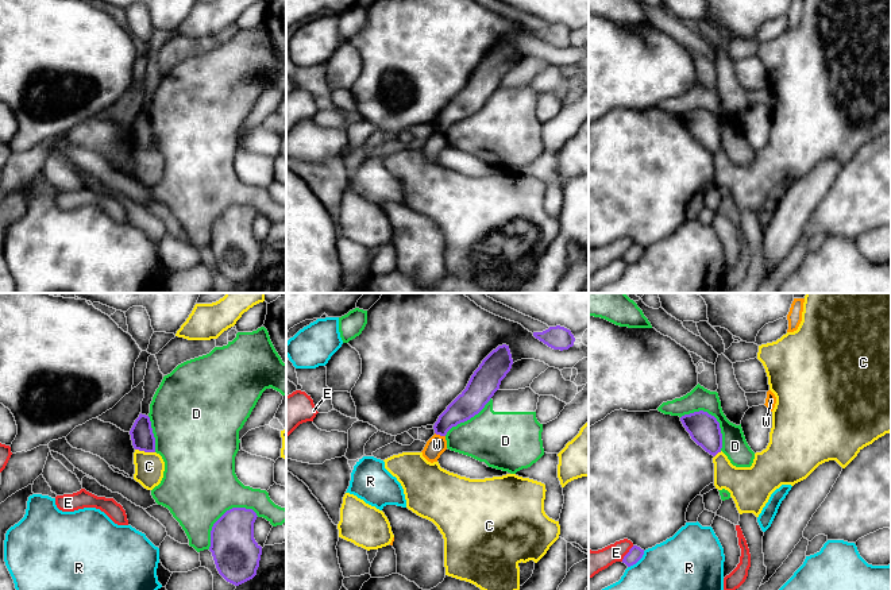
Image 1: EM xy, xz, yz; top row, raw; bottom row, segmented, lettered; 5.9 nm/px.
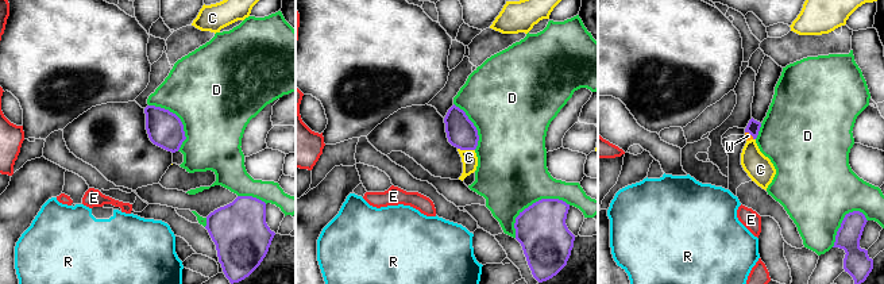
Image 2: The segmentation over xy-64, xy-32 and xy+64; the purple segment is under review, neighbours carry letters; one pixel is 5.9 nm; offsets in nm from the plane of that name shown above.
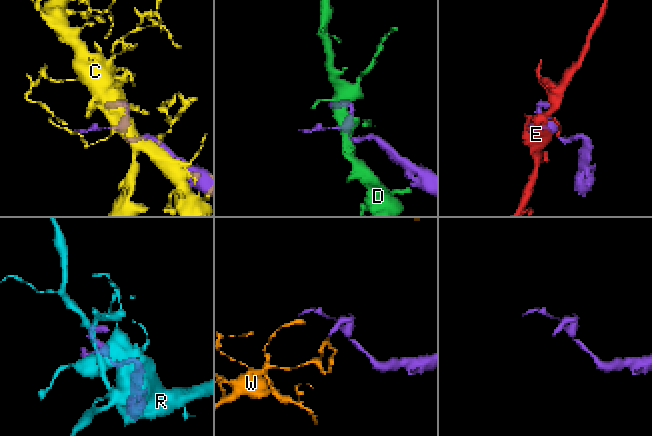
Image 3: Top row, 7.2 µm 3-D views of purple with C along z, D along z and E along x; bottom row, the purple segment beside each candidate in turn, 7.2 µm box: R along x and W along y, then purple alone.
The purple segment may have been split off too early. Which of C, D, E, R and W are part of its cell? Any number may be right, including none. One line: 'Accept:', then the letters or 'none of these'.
Accept: none of these

